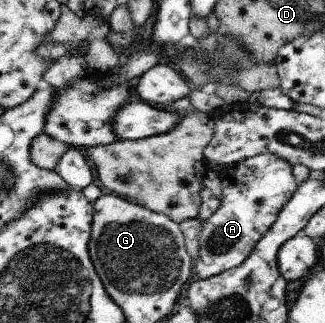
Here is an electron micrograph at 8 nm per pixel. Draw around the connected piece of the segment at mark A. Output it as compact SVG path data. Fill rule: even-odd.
M269 152L221 169L218 176L222 202L218 210L202 224L199 253L193 263L199 279L219 275L241 265L248 258L255 244L277 221L279 212L298 188L291 169L288 161Z

